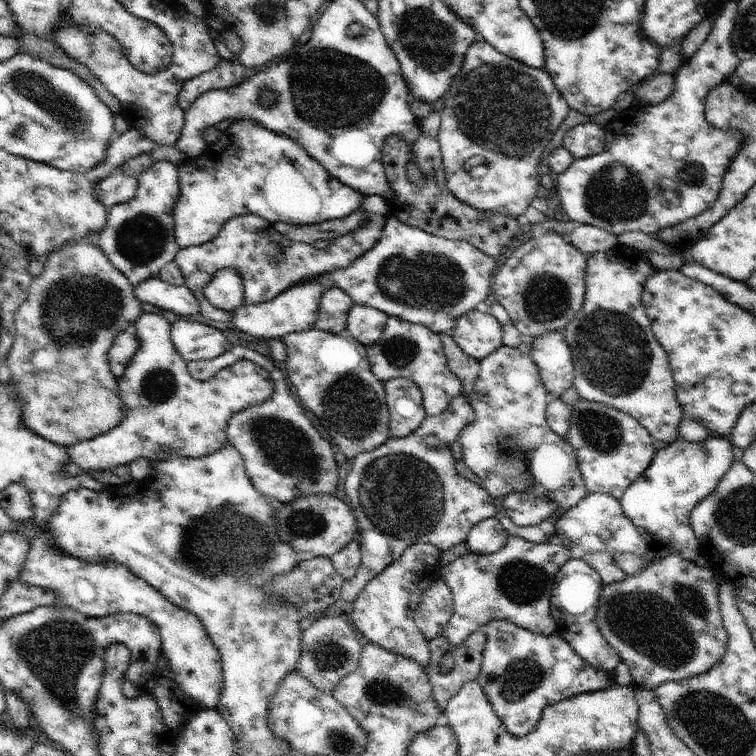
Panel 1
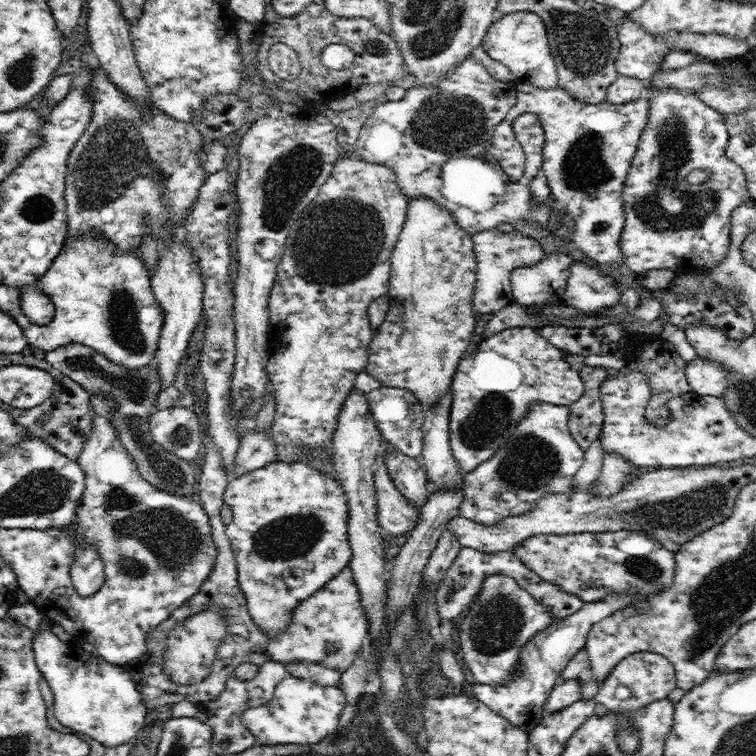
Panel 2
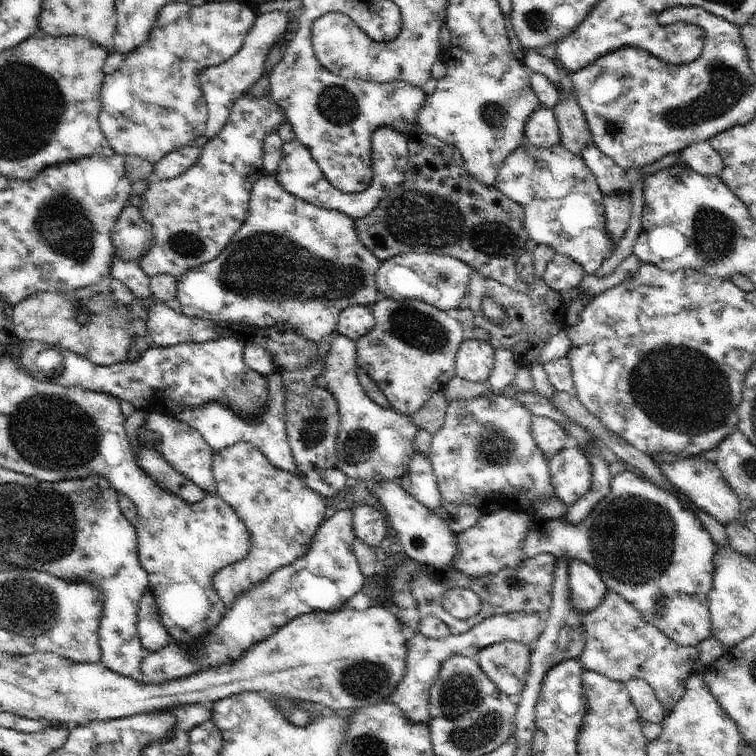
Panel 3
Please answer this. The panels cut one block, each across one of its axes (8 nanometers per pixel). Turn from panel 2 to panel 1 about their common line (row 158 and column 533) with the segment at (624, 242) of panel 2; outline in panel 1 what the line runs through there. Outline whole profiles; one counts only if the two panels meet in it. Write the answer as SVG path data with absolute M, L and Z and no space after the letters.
M507 620L490 621L480 630L487 639L477 681L478 684L481 684L494 712L505 724L510 734L521 737L533 731L539 724L542 710L549 704L566 700L580 693L609 689L612 684L616 684L615 678L612 678L614 676L613 670L612 675L609 676L608 671L598 670L587 663L587 660L584 660L558 632L548 636L539 635Z

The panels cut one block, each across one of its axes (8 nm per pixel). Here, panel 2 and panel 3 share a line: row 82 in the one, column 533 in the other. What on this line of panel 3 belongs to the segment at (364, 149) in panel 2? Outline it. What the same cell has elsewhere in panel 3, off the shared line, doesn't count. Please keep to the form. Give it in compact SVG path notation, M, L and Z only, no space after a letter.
M503 395L450 401L446 408L444 425L433 435L429 453L434 476L442 494L442 503L466 504L478 508L481 515L509 509L534 518L536 508L555 496L550 484L550 458L538 450L532 438L532 418L534 415L524 404Z

